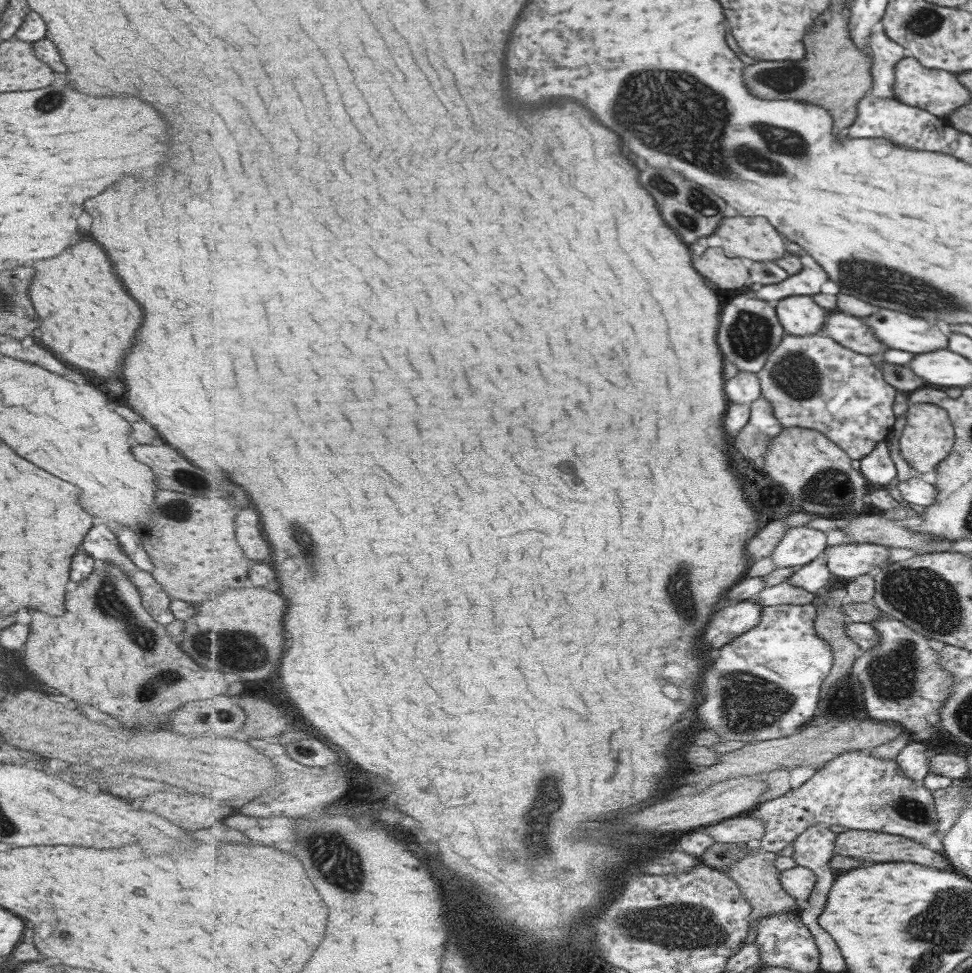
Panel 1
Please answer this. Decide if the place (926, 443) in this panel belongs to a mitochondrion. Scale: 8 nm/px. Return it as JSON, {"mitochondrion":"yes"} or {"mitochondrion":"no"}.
{"mitochondrion":"no"}

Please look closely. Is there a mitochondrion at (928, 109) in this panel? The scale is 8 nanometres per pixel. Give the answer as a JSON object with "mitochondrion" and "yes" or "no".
{"mitochondrion":"no"}

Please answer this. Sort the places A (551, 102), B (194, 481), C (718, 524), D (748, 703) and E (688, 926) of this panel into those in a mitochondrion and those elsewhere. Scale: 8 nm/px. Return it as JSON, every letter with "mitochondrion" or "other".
{"A":"other","B":"mitochondrion","C":"other","D":"mitochondrion","E":"mitochondrion"}

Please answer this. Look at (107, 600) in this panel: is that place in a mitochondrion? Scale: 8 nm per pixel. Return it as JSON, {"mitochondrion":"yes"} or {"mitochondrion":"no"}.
{"mitochondrion":"yes"}

